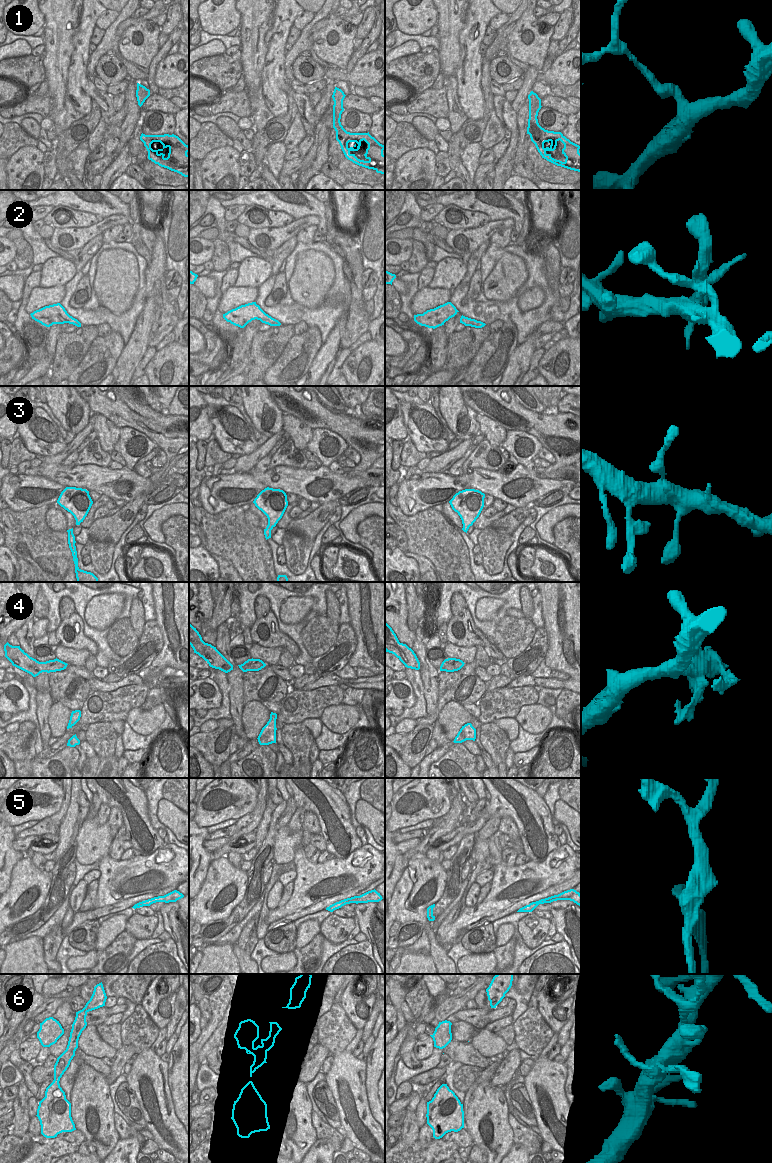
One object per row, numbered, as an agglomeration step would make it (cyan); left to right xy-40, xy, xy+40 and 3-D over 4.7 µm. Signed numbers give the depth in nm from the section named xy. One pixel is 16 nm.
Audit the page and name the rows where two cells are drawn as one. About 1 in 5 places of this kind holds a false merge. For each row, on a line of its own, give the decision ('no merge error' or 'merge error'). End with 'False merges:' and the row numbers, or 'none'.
1: merge error
2: merge error
3: no merge error
4: merge error
5: no merge error
6: no merge error
False merges: 1, 2, 4

